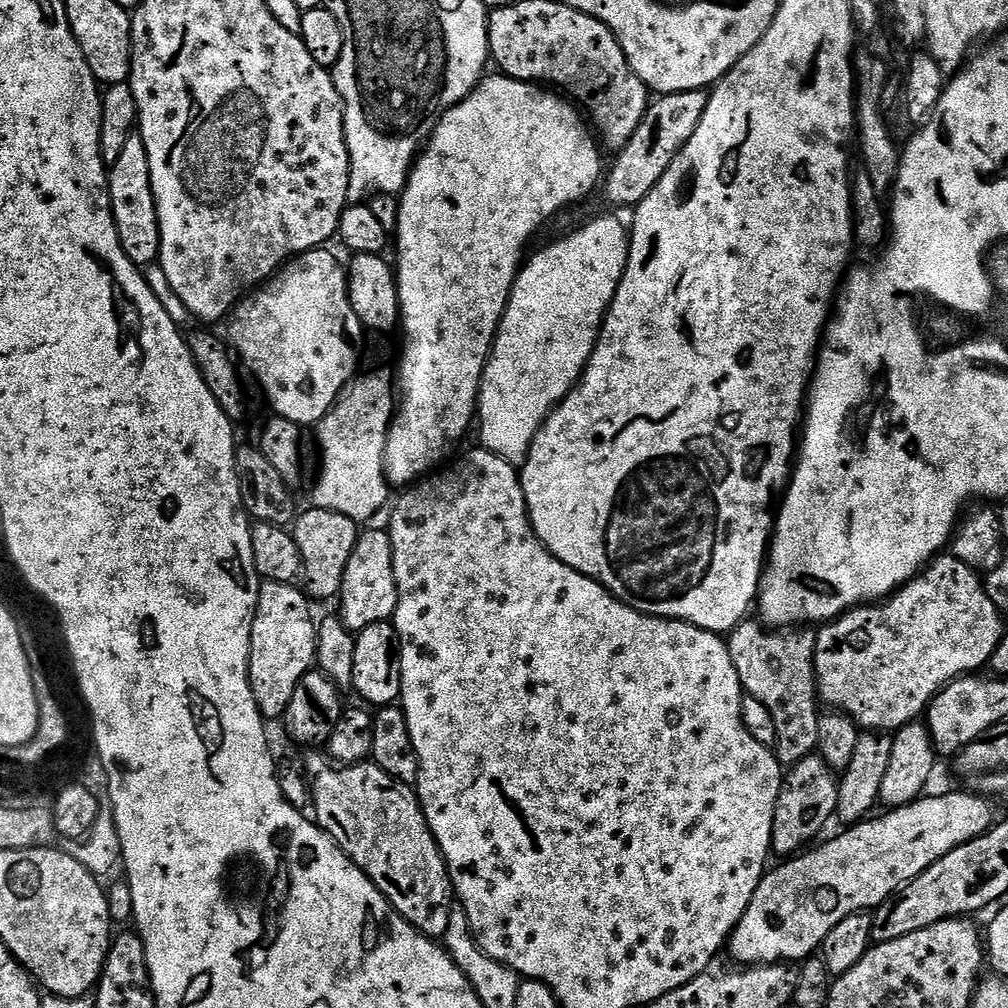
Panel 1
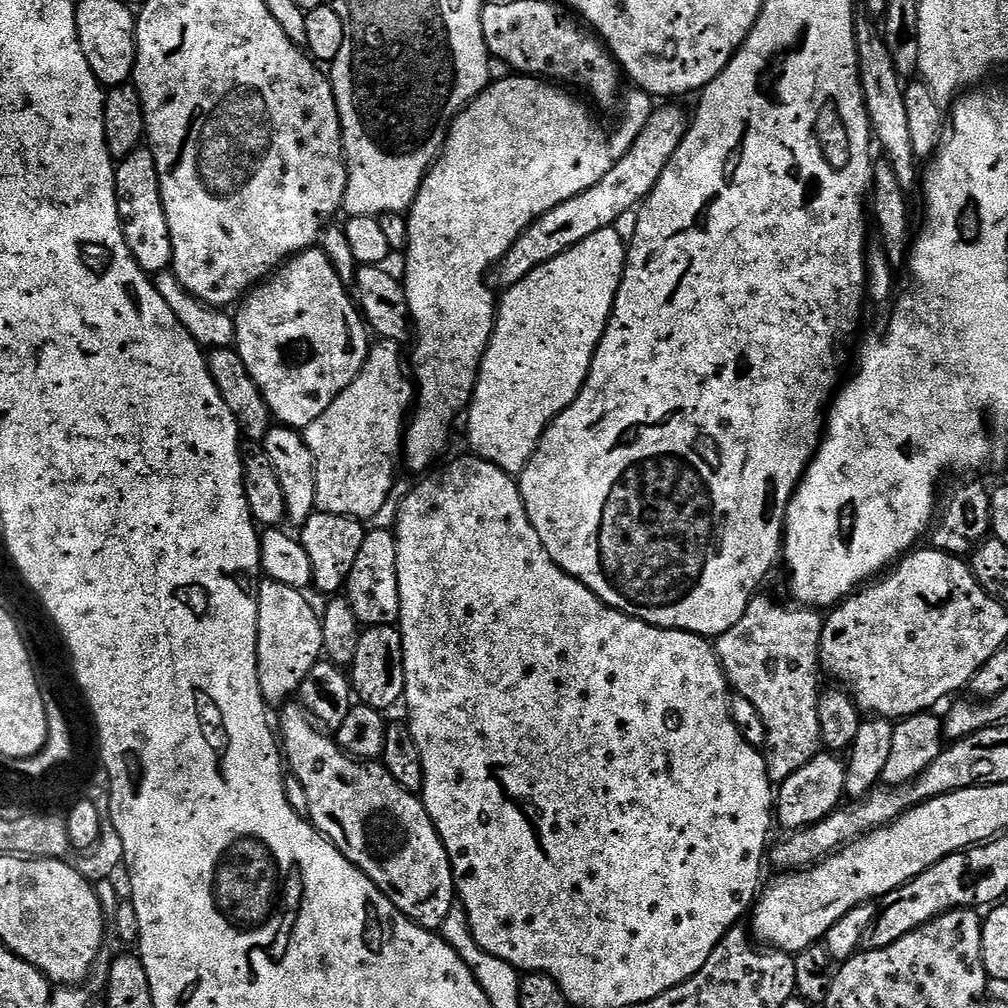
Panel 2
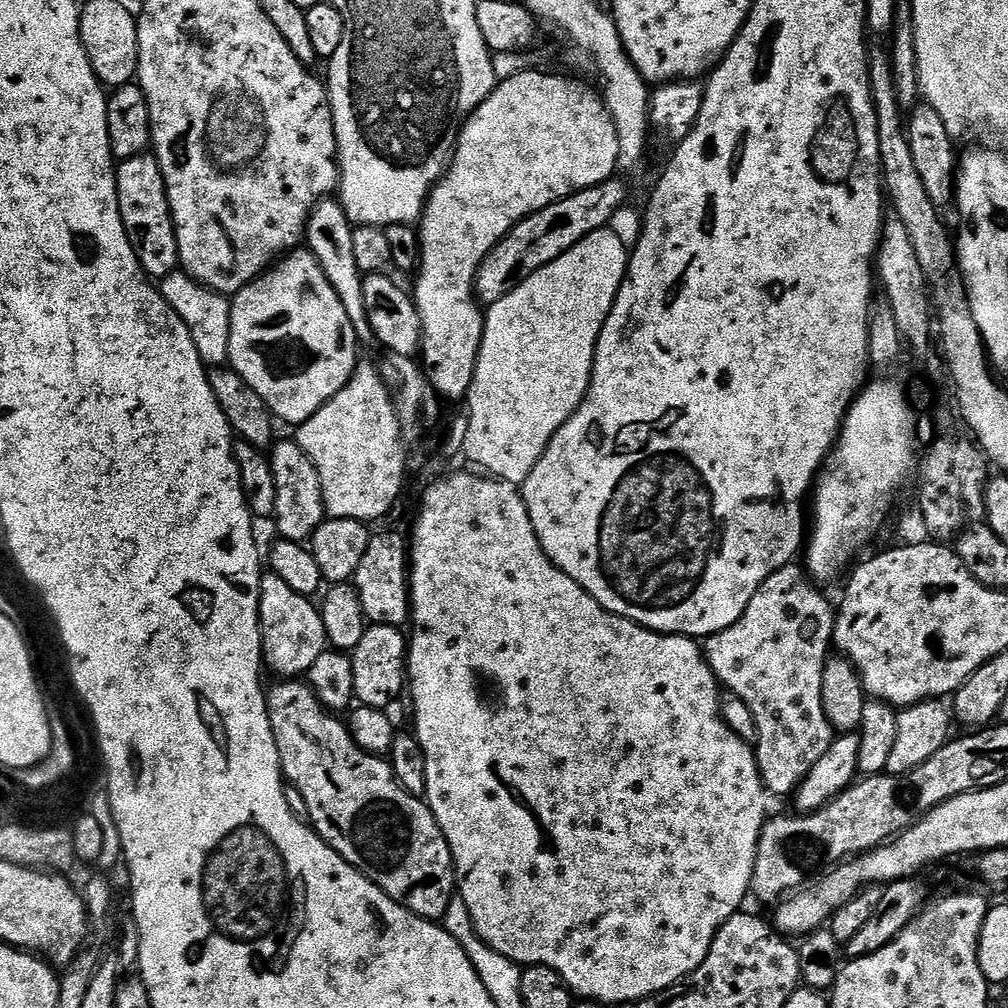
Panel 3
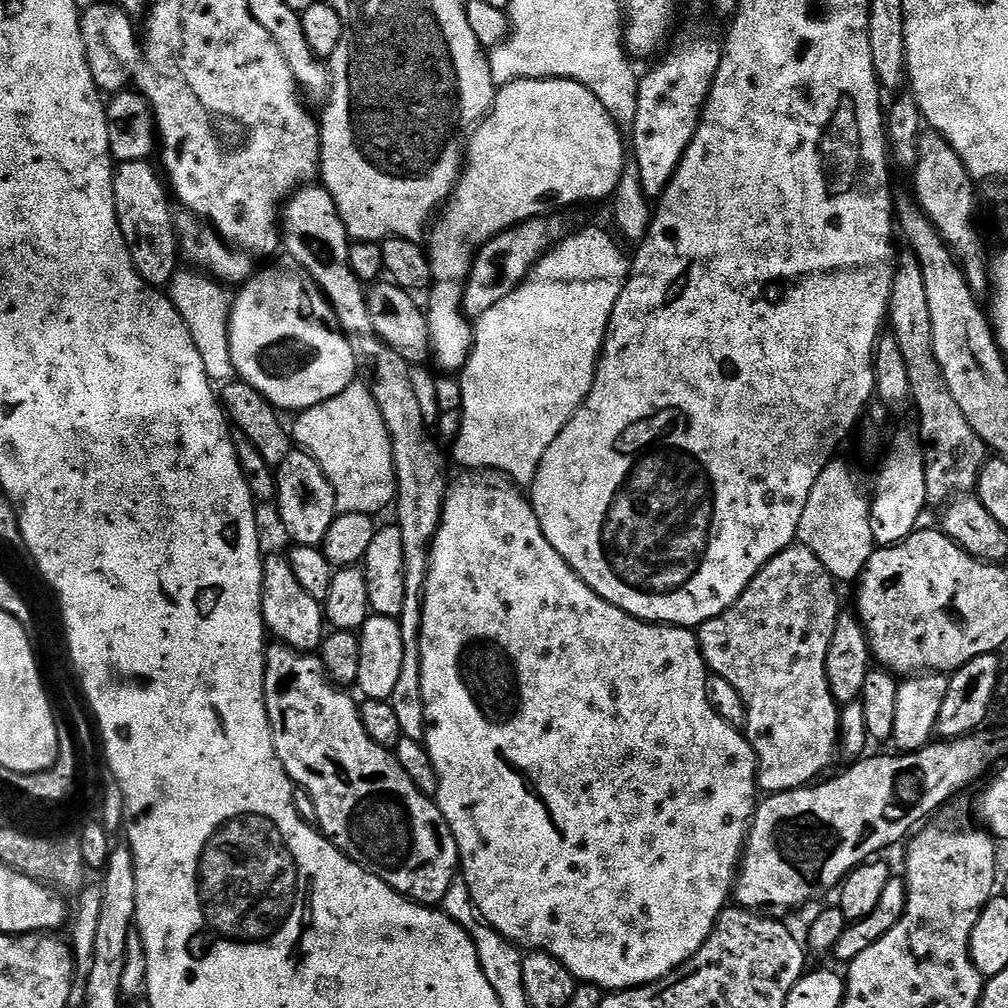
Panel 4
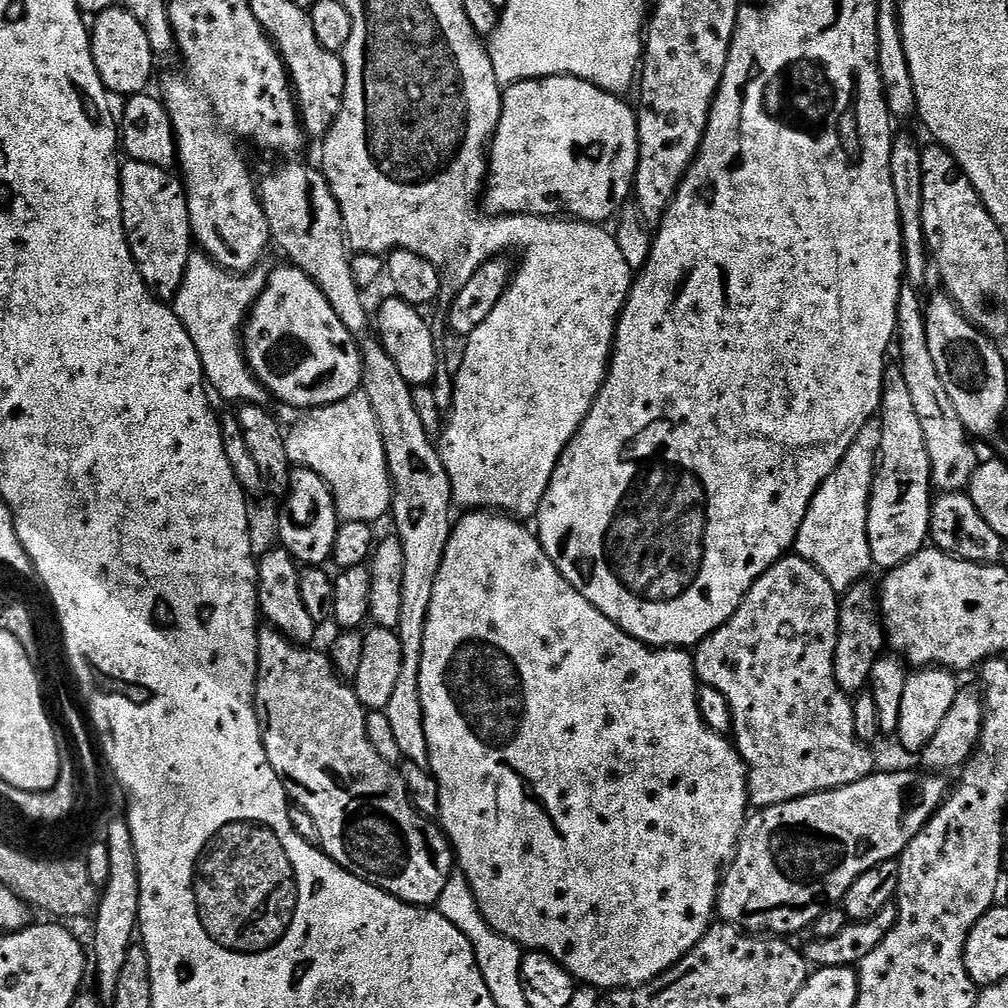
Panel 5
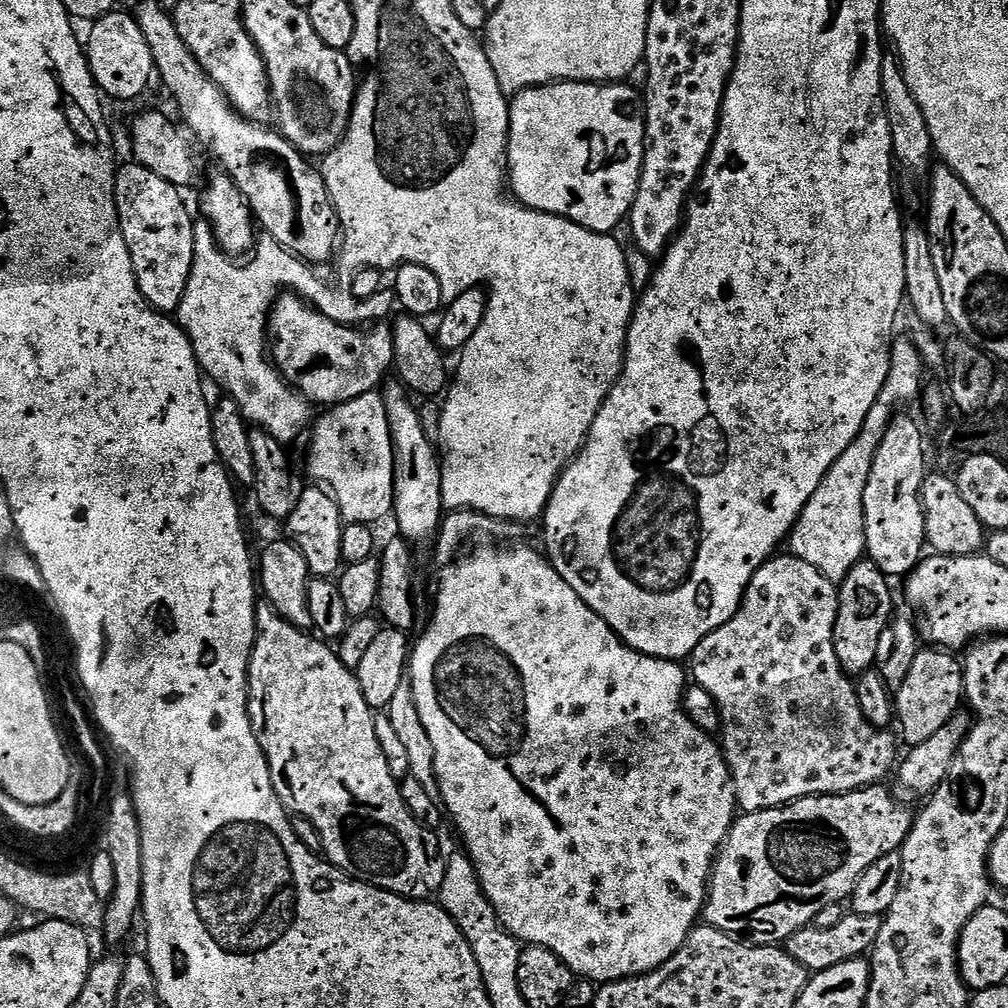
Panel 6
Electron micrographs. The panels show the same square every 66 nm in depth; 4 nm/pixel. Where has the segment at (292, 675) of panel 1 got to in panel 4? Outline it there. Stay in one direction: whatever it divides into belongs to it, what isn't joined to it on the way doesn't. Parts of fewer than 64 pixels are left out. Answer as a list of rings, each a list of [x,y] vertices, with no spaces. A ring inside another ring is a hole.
[[[269,555],[264,561],[262,614],[264,627],[270,633],[271,639],[273,636],[274,639],[281,640],[276,642],[296,654],[315,653],[326,635],[326,621],[321,605],[298,586],[291,565],[285,557],[283,560],[280,556]]]

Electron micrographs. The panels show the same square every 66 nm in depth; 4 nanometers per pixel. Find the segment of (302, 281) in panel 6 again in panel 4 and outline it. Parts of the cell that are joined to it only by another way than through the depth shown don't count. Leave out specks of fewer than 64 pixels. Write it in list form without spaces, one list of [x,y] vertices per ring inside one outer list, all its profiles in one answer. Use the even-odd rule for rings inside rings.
[[[180,270],[172,277],[170,285],[172,305],[186,322],[190,330],[190,338],[194,338],[194,346],[198,346],[198,354],[202,358],[202,366],[206,366],[209,380],[231,381],[236,376],[236,367],[230,358],[230,342],[228,341],[228,323],[232,318],[233,297],[221,281],[199,270],[191,271]]]

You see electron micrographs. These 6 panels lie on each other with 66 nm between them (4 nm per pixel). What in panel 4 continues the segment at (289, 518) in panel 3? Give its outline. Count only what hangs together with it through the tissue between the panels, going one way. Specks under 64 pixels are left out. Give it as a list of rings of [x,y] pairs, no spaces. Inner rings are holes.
[[[293,450],[275,469],[276,498],[274,507],[280,511],[280,524],[284,532],[301,548],[319,549],[323,545],[330,526],[338,515],[336,495],[313,456],[303,450]]]

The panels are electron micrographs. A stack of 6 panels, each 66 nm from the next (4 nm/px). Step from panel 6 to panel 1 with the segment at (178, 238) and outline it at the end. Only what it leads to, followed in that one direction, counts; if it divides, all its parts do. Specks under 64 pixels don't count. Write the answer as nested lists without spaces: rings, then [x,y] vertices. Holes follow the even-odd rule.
[[[140,135],[126,138],[126,146],[122,154],[118,154],[118,162],[108,168],[108,193],[112,217],[122,242],[122,250],[126,250],[126,258],[138,266],[157,263],[160,258],[160,227],[154,190],[150,186],[150,158]]]

